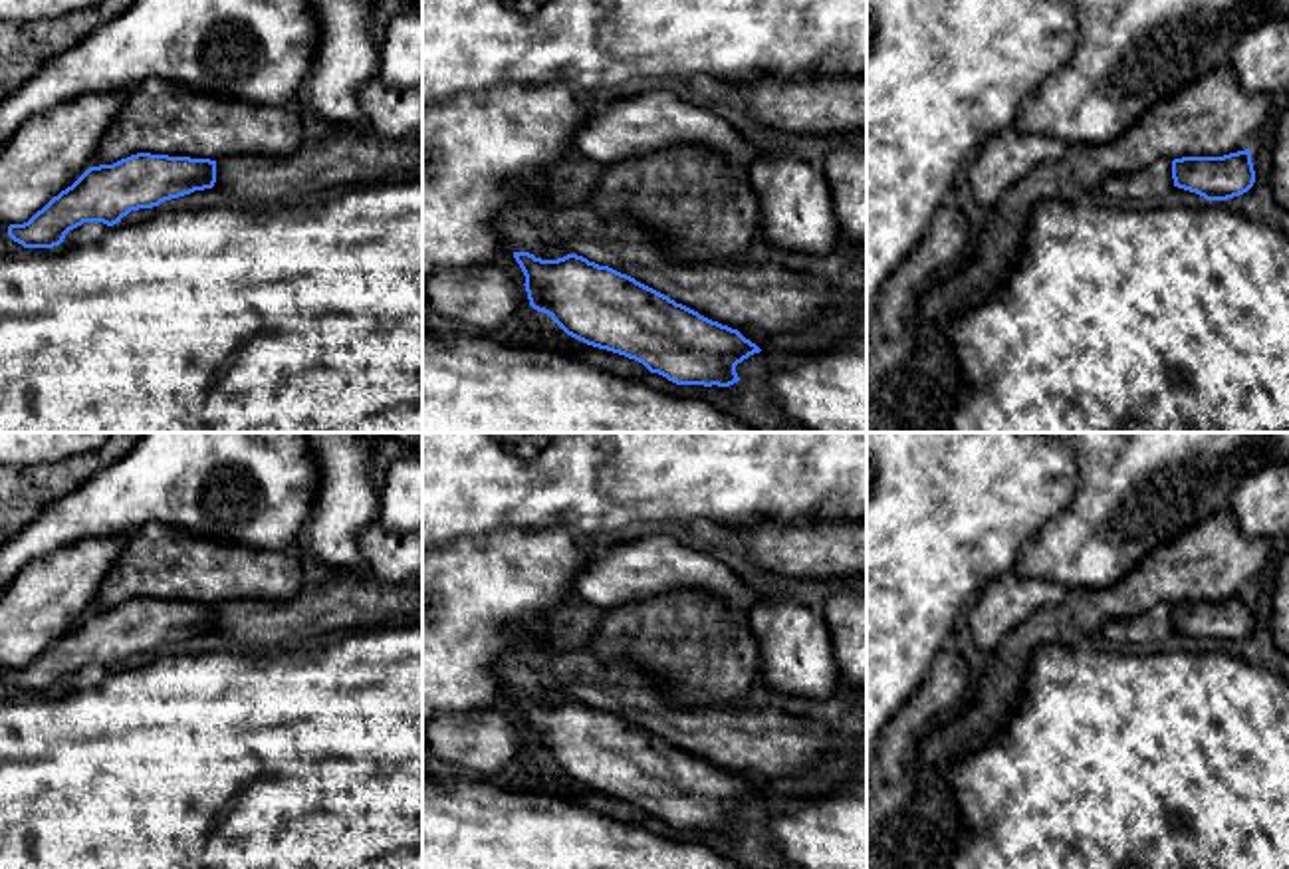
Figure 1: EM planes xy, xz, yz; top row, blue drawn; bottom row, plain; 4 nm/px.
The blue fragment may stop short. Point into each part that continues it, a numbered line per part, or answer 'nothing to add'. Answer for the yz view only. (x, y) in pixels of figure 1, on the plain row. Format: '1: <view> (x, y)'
nothing to add

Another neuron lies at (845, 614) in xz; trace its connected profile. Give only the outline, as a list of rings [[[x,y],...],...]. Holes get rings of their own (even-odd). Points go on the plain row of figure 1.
[[[833,595],[823,615],[843,684],[867,688],[867,595]]]

